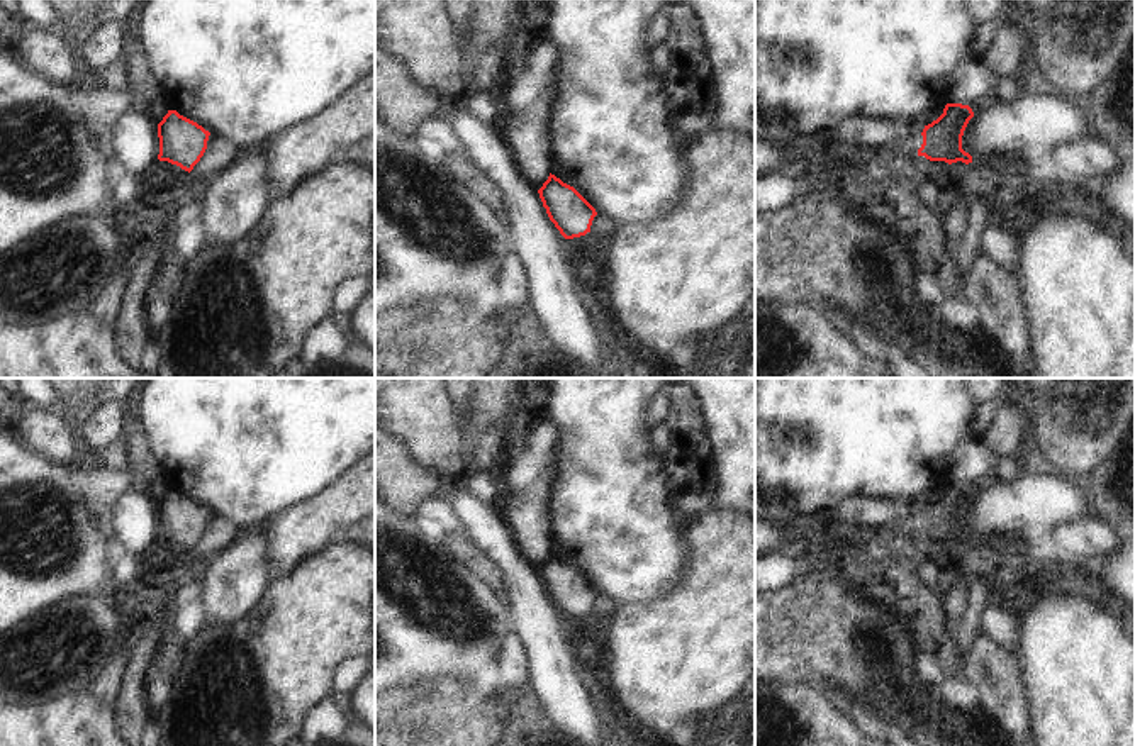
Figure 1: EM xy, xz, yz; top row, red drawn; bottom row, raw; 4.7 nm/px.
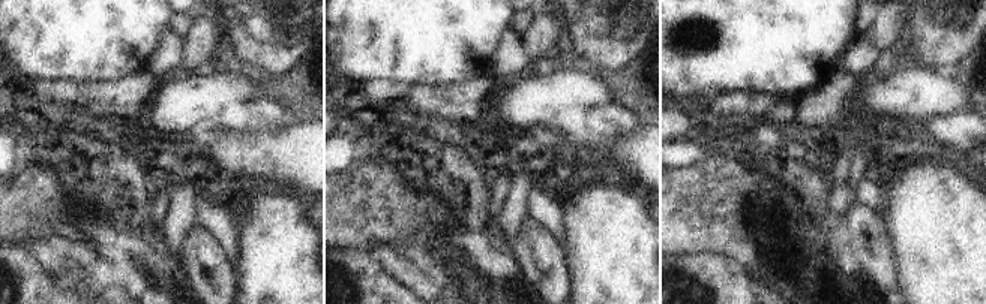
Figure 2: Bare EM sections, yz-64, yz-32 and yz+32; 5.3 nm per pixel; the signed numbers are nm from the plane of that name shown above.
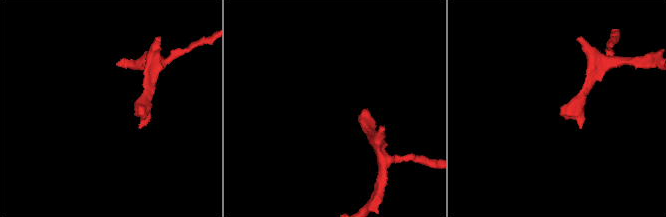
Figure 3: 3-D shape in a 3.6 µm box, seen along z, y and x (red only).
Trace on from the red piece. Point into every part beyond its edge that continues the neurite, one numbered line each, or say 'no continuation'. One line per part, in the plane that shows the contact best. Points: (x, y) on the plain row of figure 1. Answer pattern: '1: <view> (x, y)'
no continuation

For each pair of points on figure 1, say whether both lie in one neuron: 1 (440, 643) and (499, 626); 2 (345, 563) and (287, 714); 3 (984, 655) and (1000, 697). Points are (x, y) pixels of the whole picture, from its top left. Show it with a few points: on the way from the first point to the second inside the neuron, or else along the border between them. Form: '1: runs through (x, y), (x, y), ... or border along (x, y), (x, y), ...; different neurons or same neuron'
1: runs through (455, 641), (474, 641), (484, 636); same neuron
2: runs through (326, 601), (289, 643), (287, 677); same neuron
3: runs through (989, 665), (998, 677), (1000, 687); same neuron

